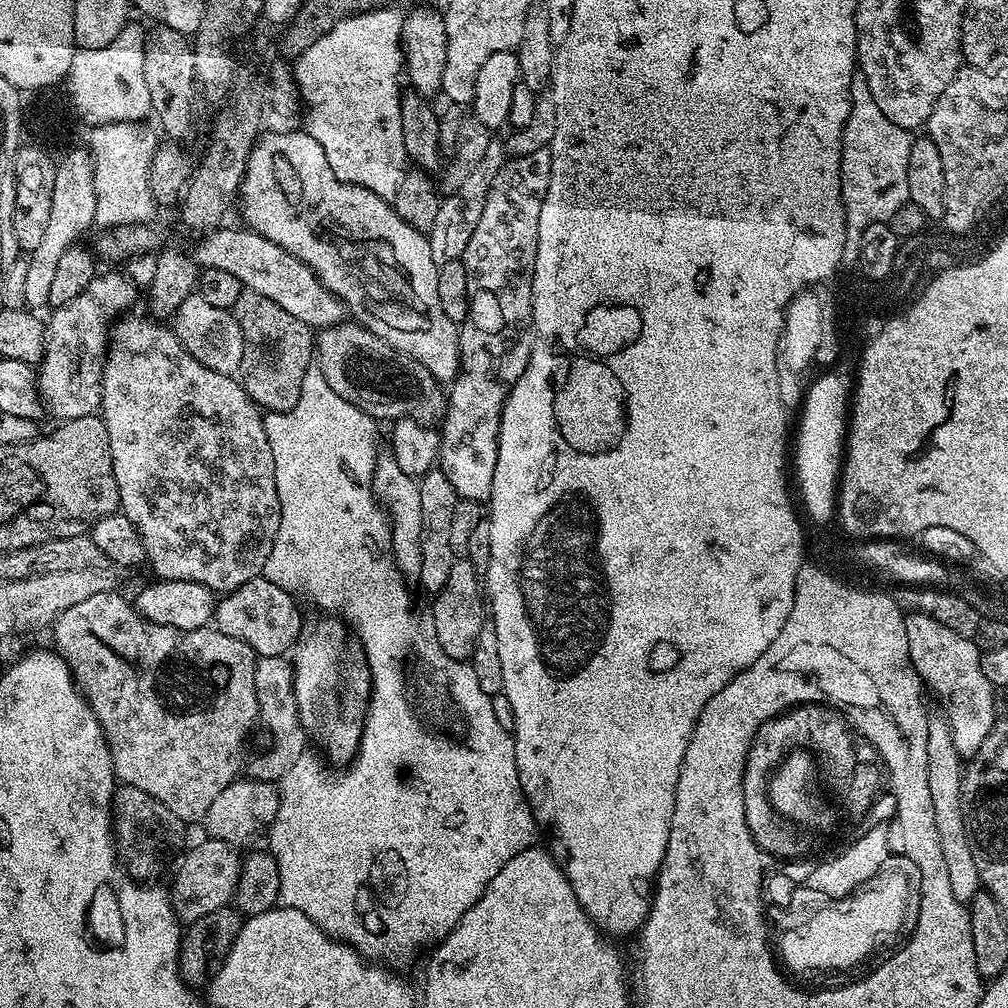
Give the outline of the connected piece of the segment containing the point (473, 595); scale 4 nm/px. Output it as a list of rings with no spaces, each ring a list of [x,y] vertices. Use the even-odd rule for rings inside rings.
[[[458,558],[450,566],[450,575],[446,586],[435,593],[432,604],[432,624],[436,641],[455,660],[471,661],[474,654],[474,642],[478,642],[478,630],[486,623],[486,596],[482,591],[482,576],[468,558]]]

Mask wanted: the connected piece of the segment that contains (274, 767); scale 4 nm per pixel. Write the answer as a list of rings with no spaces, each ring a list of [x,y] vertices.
[[[261,656],[256,662],[255,674],[256,693],[260,703],[260,717],[263,724],[271,731],[272,744],[264,753],[252,759],[245,765],[245,775],[256,781],[270,781],[279,783],[287,771],[294,766],[294,762],[306,754],[308,735],[301,725],[298,706],[294,698],[294,678],[292,677],[291,659],[284,656]]]

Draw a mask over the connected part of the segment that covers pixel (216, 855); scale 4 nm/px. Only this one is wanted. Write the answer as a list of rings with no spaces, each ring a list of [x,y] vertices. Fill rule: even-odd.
[[[204,838],[201,844],[196,844],[184,856],[176,877],[170,883],[172,908],[181,921],[191,922],[198,918],[206,918],[206,914],[214,914],[214,910],[229,907],[233,903],[242,856],[233,845]]]

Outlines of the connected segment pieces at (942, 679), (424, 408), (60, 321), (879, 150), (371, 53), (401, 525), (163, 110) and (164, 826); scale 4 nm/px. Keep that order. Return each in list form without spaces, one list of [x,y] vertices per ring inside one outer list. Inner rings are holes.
[[[921,612],[907,613],[904,625],[906,646],[910,646],[910,662],[927,691],[936,695],[940,703],[939,711],[950,726],[950,738],[954,738],[954,750],[958,750],[962,758],[971,758],[978,746],[986,742],[986,734],[990,734],[998,719],[997,693],[984,673],[982,652],[976,649],[977,641],[962,638],[962,634],[954,634],[954,630],[942,626],[942,622],[934,622],[930,614]]]
[[[341,322],[333,328],[319,329],[314,336],[314,360],[338,398],[346,398],[346,402],[358,406],[377,422],[407,418],[436,426],[446,415],[446,392],[441,381],[435,380],[426,366],[395,352],[361,324]]]
[[[116,272],[99,273],[81,295],[53,309],[45,323],[44,357],[38,366],[37,388],[45,409],[59,421],[93,415],[101,404],[101,375],[112,321],[123,315],[135,298],[137,285]]]
[[[853,75],[848,93],[853,101],[848,116],[852,120],[850,138],[854,138],[854,156],[842,160],[840,177],[844,216],[849,220],[848,232],[850,238],[859,241],[866,226],[891,221],[892,215],[903,204],[909,203],[906,166],[910,166],[910,146],[914,136],[909,129],[894,126],[890,118],[886,118],[886,114],[878,110],[878,102],[874,102],[867,92],[863,76]]]
[[[395,6],[357,12],[355,16],[338,21],[325,36],[318,38],[318,42],[311,44],[294,60],[296,85],[300,99],[306,105],[303,127],[324,151],[330,170],[343,184],[360,184],[387,201],[391,201],[409,167],[406,146],[402,146],[402,87],[396,77],[401,75],[404,63],[404,49],[400,42],[404,18],[405,13],[399,12]]]
[[[384,450],[376,457],[374,474],[372,475],[372,489],[380,502],[381,508],[388,513],[388,521],[392,527],[392,542],[390,551],[396,562],[396,569],[405,577],[416,578],[420,575],[422,566],[422,538],[424,537],[424,523],[422,522],[422,494],[420,481],[410,474],[402,474],[398,462],[391,451]]]
[[[156,26],[153,29],[153,32],[147,33],[144,41],[146,87],[150,89],[152,111],[155,119],[160,119],[159,127],[163,135],[178,142],[192,130],[192,111],[198,101],[192,44],[185,33],[173,28]]]
[[[129,784],[117,787],[112,797],[112,830],[114,833],[114,847],[129,876],[148,882],[160,868],[160,847],[172,844],[180,836],[179,823],[174,822],[171,812],[162,806],[146,790],[138,790]]]

